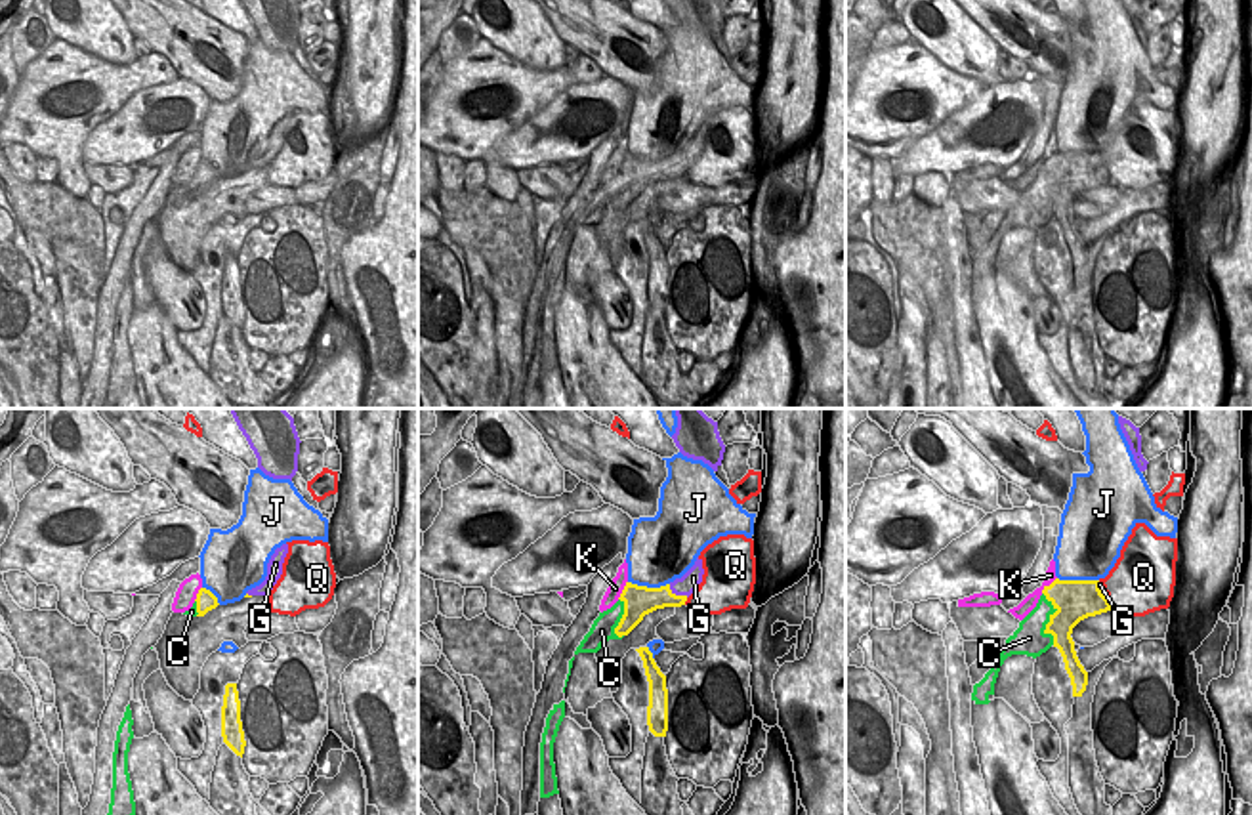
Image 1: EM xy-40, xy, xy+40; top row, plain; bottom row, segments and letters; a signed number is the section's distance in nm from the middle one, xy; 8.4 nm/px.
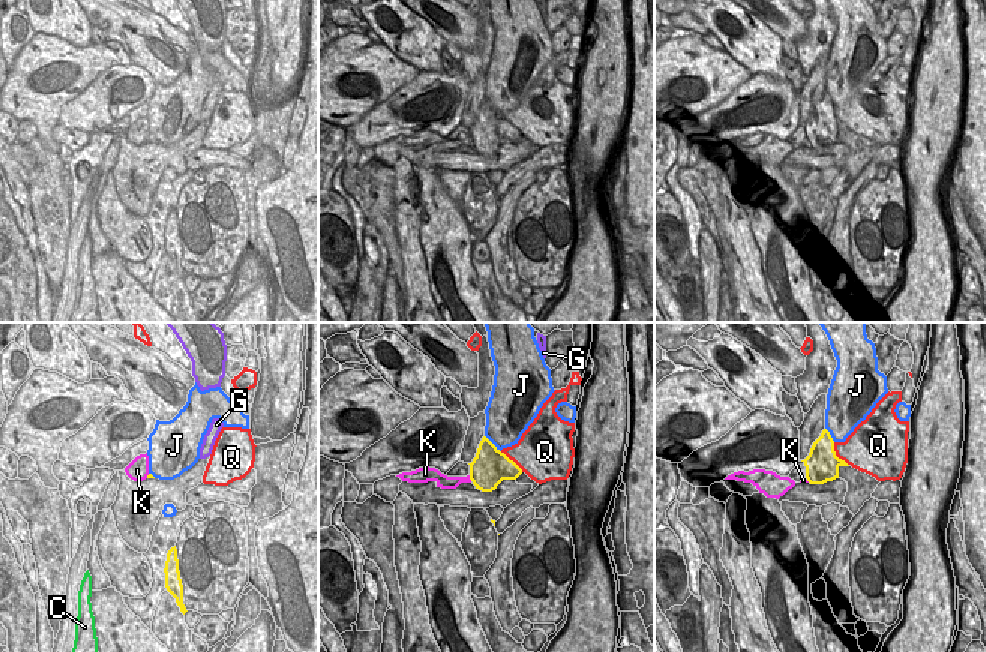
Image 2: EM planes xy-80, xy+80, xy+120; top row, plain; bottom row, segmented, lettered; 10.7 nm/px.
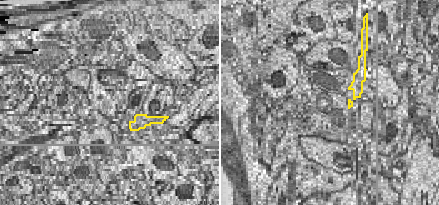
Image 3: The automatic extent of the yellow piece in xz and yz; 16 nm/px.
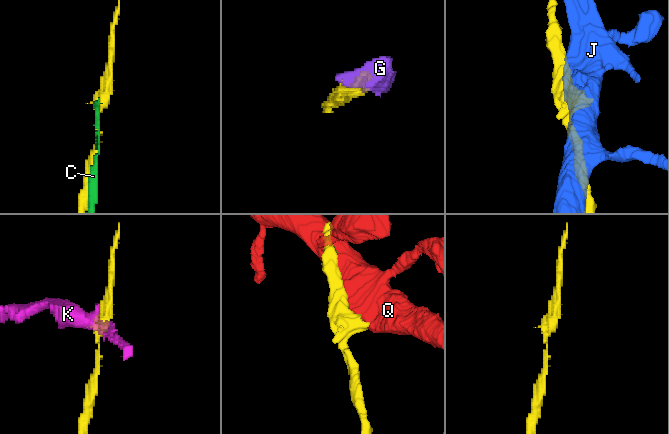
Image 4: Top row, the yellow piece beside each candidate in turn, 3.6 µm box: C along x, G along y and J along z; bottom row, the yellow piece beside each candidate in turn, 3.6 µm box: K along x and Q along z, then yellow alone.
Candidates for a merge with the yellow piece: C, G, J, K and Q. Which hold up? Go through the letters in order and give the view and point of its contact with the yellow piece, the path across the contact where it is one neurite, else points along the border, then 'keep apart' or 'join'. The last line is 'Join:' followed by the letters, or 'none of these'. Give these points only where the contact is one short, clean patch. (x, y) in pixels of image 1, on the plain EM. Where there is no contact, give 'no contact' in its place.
C: meets yellow in xy+40 at (1050, 191); border along xy+40 (1043, 165), (1054, 182), (1044, 203), (1052, 208), (1054, 216); keep apart
G: meets yellow in xy at (678, 168); border along xy (668, 157), (676, 167), (688, 168); keep apart
J: meets yellow in xy at (649, 161); keep apart
K: meets yellow in xy+40 at (1050, 157); keep apart
Q: meets yellow in xy+40 at (1107, 174); keep apart
Join: none of these

